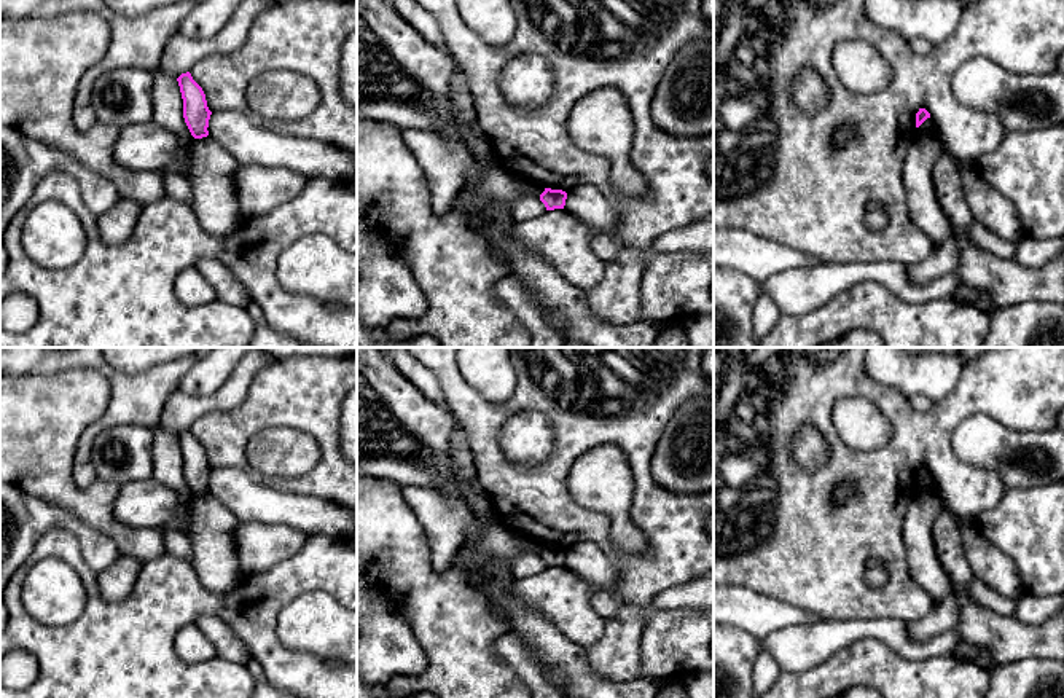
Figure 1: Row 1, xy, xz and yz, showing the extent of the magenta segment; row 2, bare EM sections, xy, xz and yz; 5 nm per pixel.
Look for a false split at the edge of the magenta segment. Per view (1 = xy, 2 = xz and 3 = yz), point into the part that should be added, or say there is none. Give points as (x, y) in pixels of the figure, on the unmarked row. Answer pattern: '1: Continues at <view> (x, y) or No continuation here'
1: No continuation here
2: No continuation here
3: No continuation here

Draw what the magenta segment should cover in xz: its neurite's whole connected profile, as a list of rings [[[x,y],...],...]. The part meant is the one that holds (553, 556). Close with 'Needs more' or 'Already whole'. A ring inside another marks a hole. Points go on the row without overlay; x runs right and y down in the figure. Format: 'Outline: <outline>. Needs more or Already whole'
Outline: [[[545,545],[540,551],[540,558],[545,561],[546,567],[564,566],[567,550],[562,547]]]. Already whole

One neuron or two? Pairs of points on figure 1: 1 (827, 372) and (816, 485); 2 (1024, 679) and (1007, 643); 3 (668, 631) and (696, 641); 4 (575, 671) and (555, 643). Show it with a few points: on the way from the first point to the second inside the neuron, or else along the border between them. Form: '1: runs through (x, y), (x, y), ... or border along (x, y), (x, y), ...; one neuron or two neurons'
1: runs through (824, 400), (824, 423), (837, 445), (837, 456); one neuron
2: border along (1047, 655), (1021, 655), (989, 670); two neurons
3: runs through (674, 638), (677, 641), (690, 641); one neuron
4: runs through (569, 665), (555, 649); one neuron

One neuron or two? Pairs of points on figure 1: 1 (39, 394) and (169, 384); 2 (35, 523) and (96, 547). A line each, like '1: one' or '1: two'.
1: two
2: one

